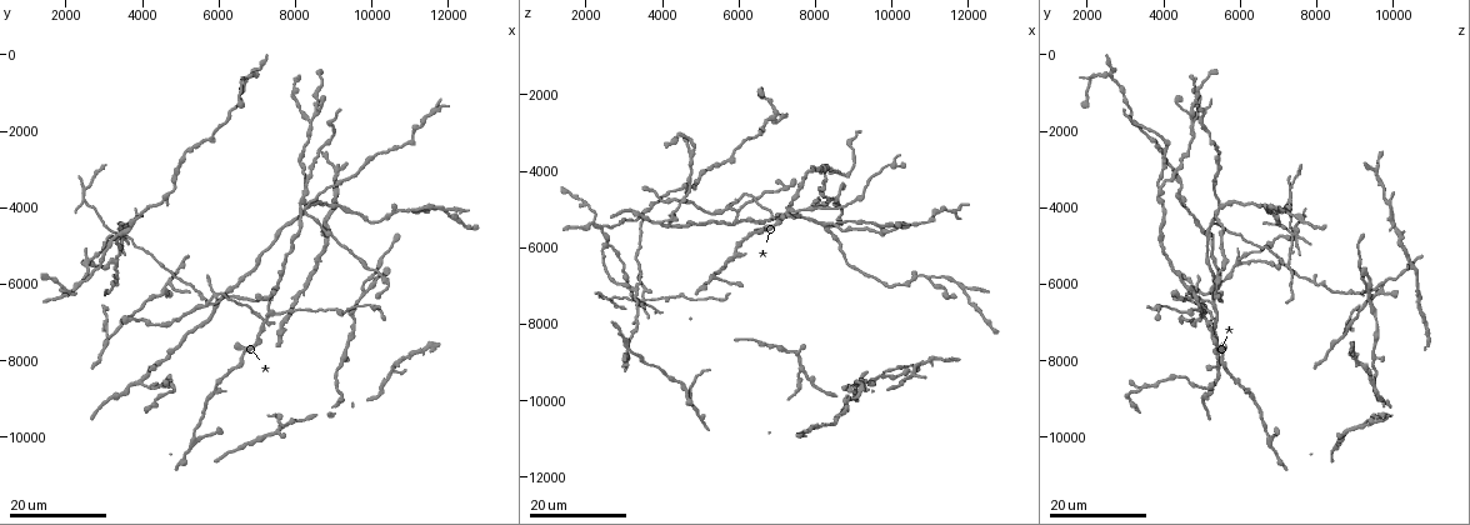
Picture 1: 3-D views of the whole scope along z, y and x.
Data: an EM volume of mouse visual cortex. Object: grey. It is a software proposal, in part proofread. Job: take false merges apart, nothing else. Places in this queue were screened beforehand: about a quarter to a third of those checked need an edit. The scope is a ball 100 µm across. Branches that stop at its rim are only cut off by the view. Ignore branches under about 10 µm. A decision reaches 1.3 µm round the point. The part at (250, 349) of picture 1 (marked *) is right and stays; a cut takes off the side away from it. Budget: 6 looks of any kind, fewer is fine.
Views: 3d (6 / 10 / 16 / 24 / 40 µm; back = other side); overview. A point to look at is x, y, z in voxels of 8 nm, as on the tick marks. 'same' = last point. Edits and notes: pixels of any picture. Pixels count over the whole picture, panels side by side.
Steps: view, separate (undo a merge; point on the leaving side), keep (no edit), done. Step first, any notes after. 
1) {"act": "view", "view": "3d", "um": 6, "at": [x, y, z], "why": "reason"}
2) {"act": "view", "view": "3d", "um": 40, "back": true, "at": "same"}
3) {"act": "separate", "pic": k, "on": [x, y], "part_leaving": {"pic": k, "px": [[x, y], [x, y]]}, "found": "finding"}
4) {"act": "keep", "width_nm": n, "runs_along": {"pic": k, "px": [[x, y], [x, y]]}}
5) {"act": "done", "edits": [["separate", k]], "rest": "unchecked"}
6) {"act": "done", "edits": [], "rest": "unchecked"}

{"act": "view", "view": "3d", "um": 24, "at": [5750, 6600, 4900], "why": "three arms meet"}

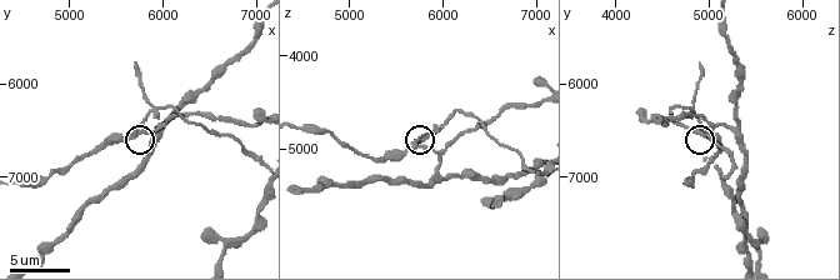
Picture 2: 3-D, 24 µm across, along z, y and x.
{"act": "view", "view": "3d", "um": 6, "at": [5750, 6550, 5000]}

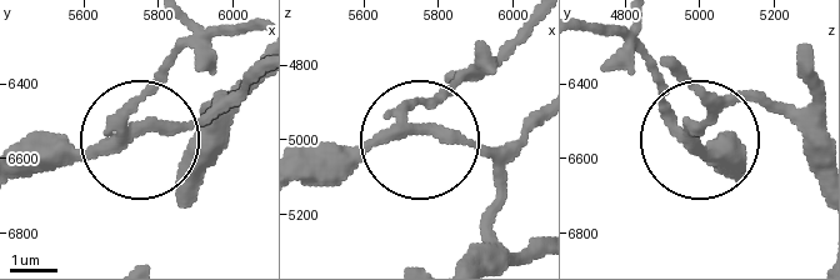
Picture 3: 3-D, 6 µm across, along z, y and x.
{"act": "separate", "pic": 3, "on": [160, 69], "arms": 3, "part_leaving": {"pic": 3, "px": [[121, 121], [181, 54], [253, 30]]}, "found": "two neurons meet here"}

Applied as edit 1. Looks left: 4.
{"act": "view", "view": "overview", "why": "see it whole again"}

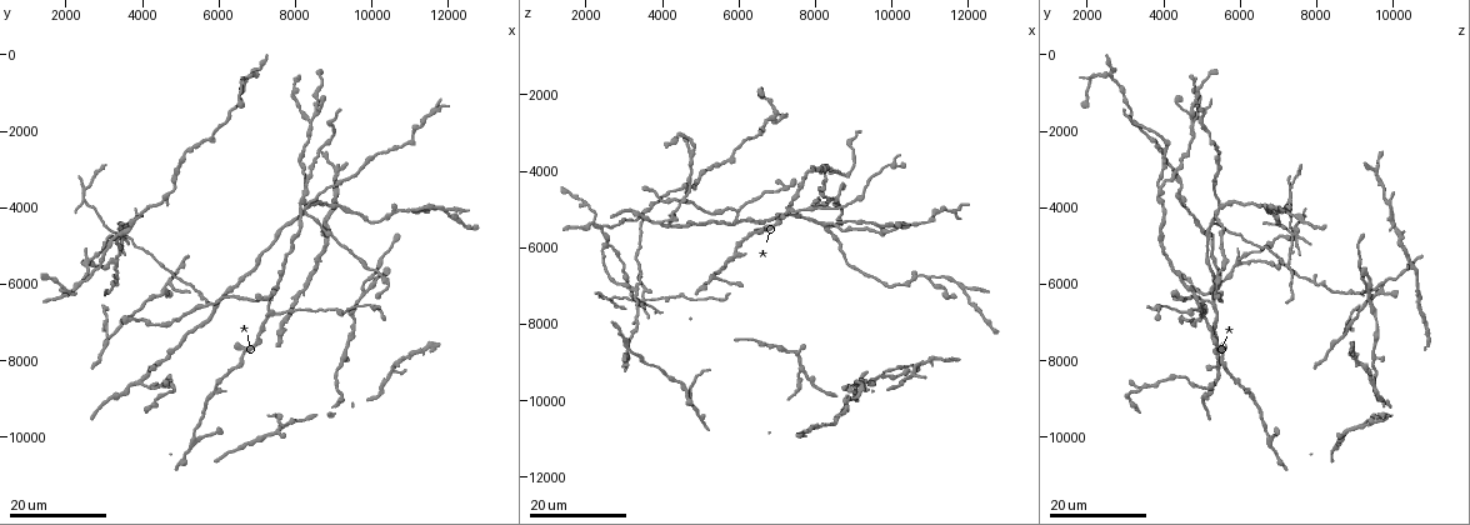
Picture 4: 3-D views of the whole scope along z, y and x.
{"act": "view", "view": "3d", "um": 24, "at": [2950, 5050, 6600], "why": "thick turns thin"}

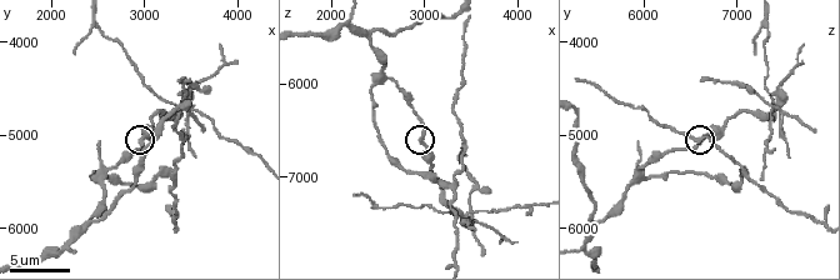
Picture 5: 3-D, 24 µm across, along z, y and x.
{"act": "view", "view": "3d", "um": 10, "at": [2950, 5100, 6600]}

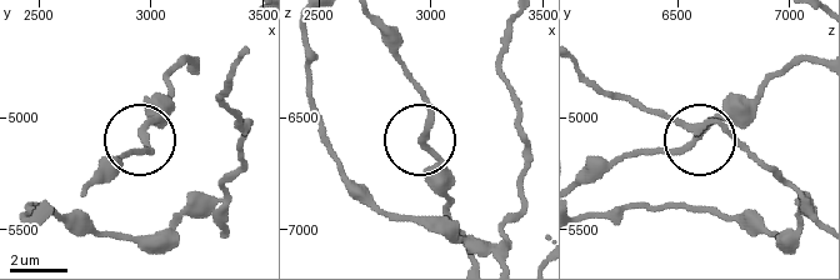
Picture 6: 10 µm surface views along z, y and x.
{"act": "keep", "width_nm": 220, "found": "all the same neuron"}

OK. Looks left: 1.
{"act": "view", "view": "3d", "um": 10, "at": [2450, 5400, 6000], "why": "four arms meet"}

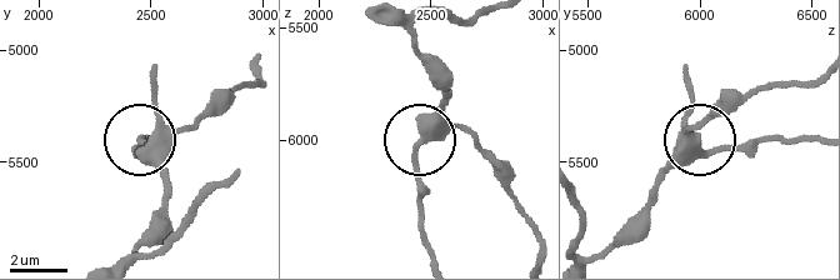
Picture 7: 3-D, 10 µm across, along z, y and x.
{"act": "keep", "side_arm_um": 43, "arms": 4, "found": "one neuron here"}

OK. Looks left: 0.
{"act": "done", "edits": [["separate", 3]], "rest": "unchecked"}

